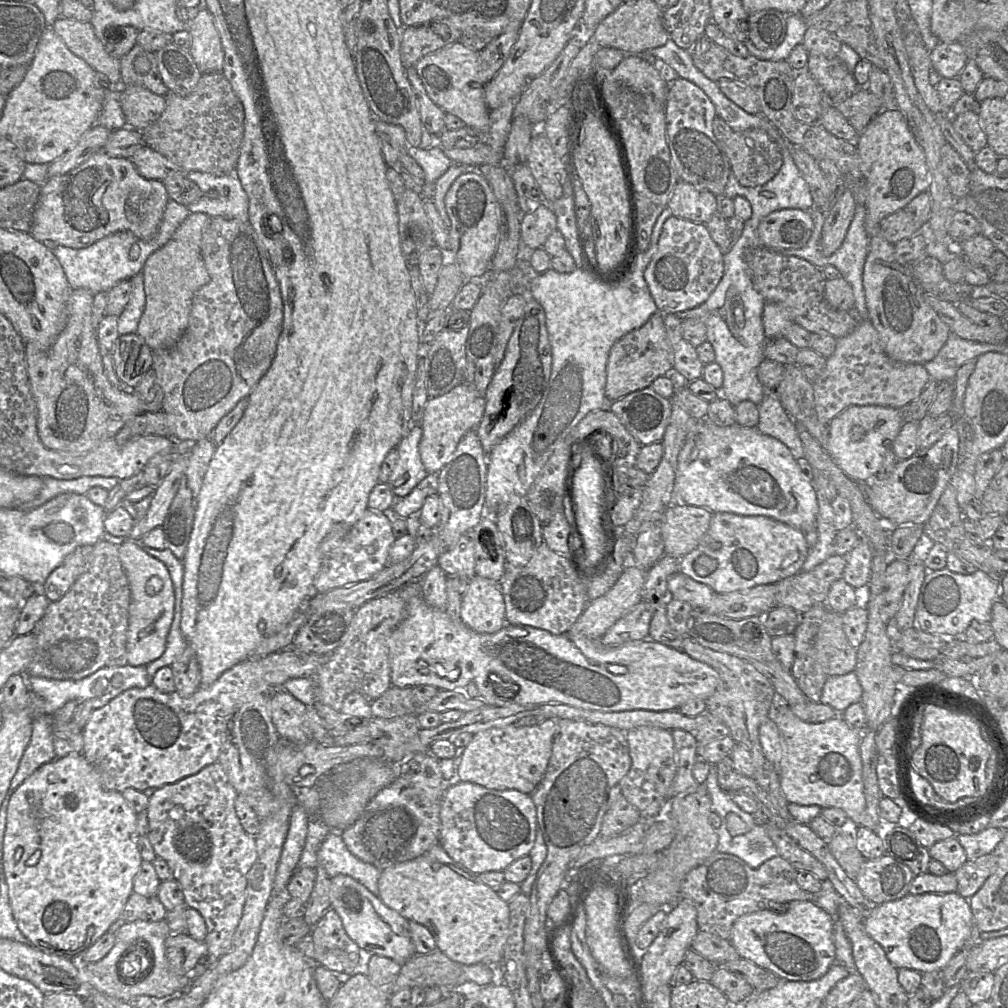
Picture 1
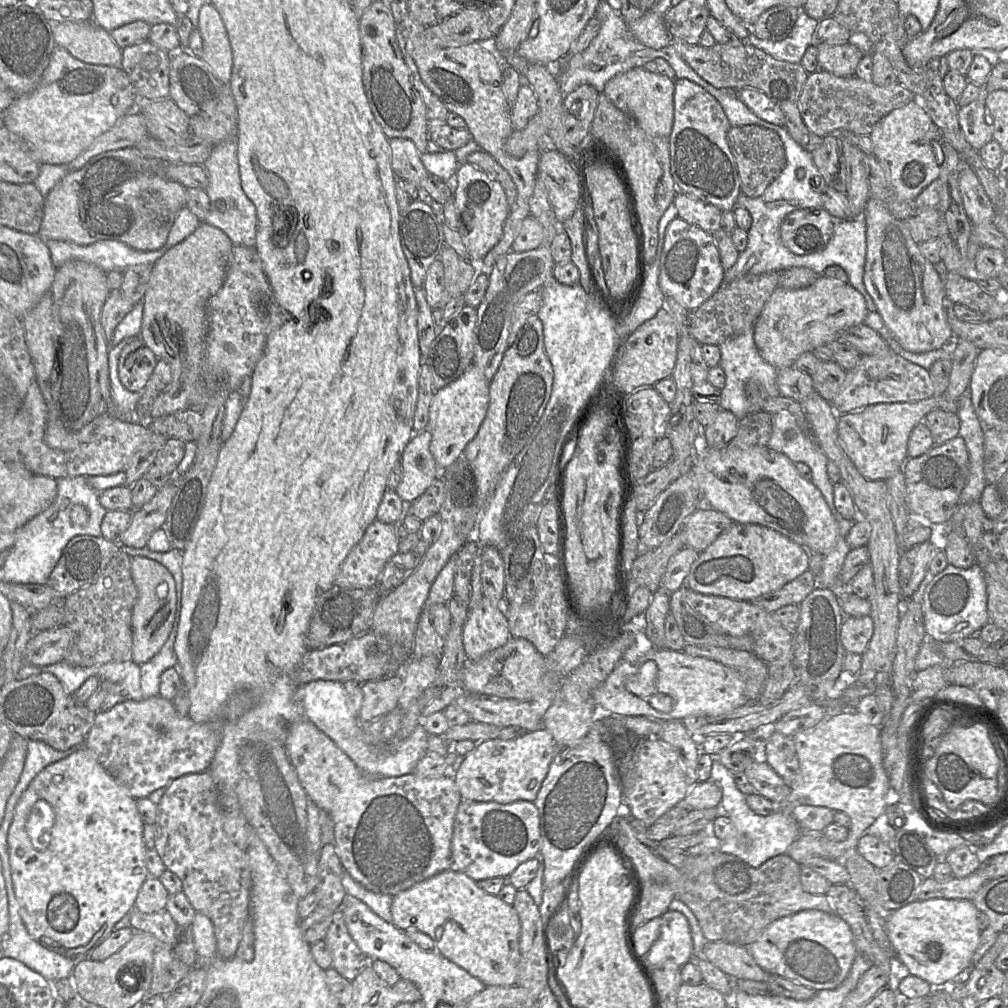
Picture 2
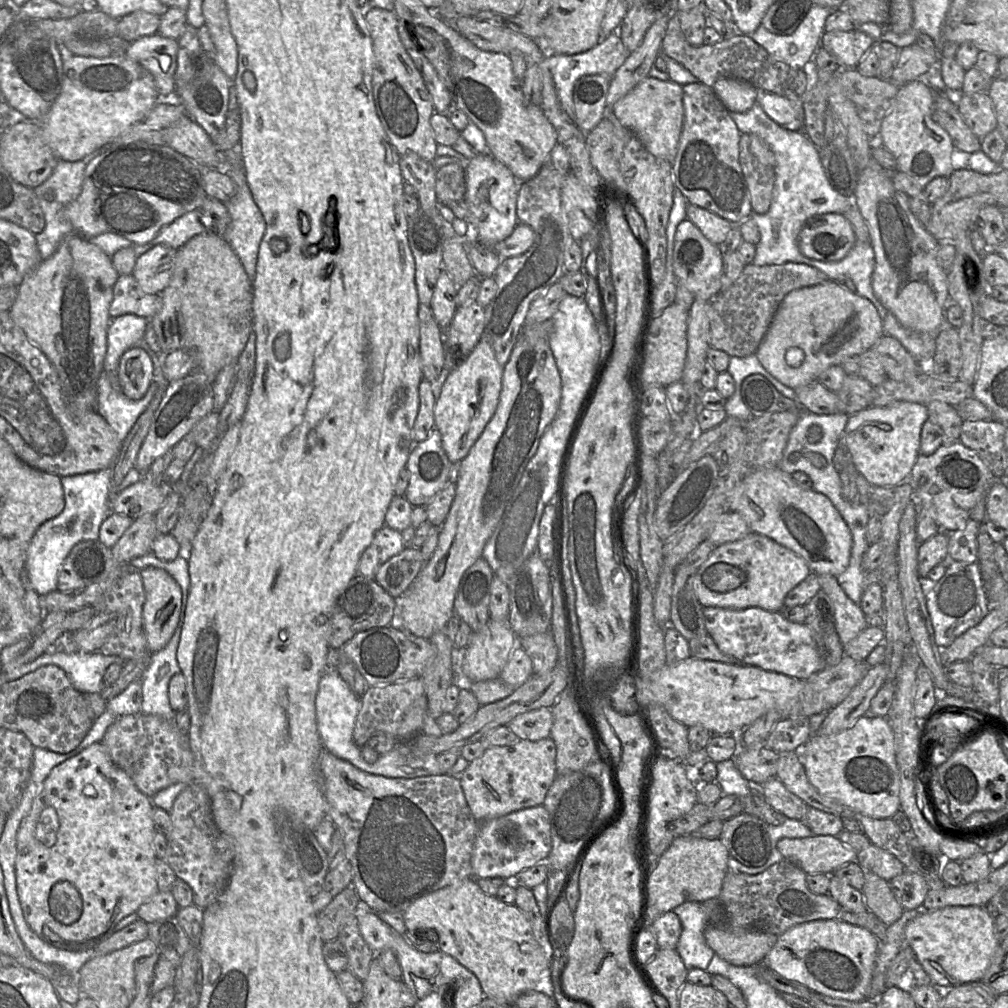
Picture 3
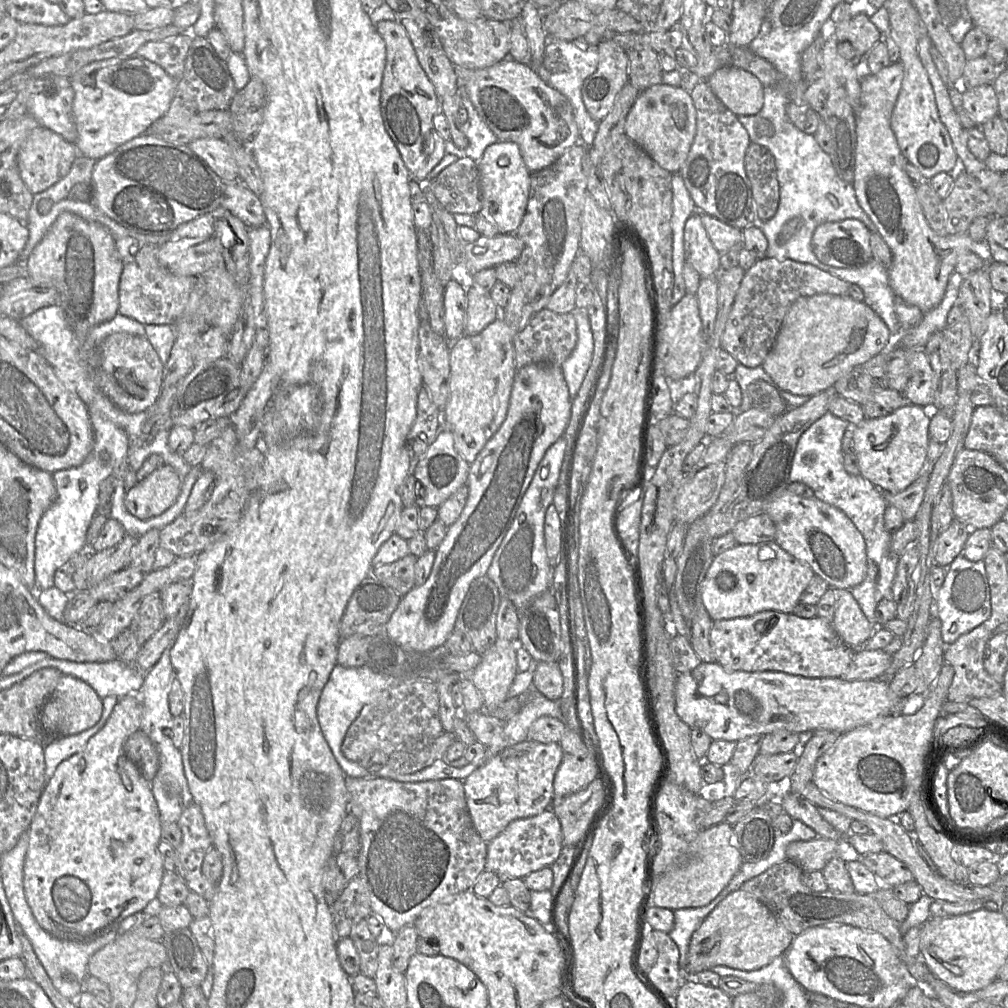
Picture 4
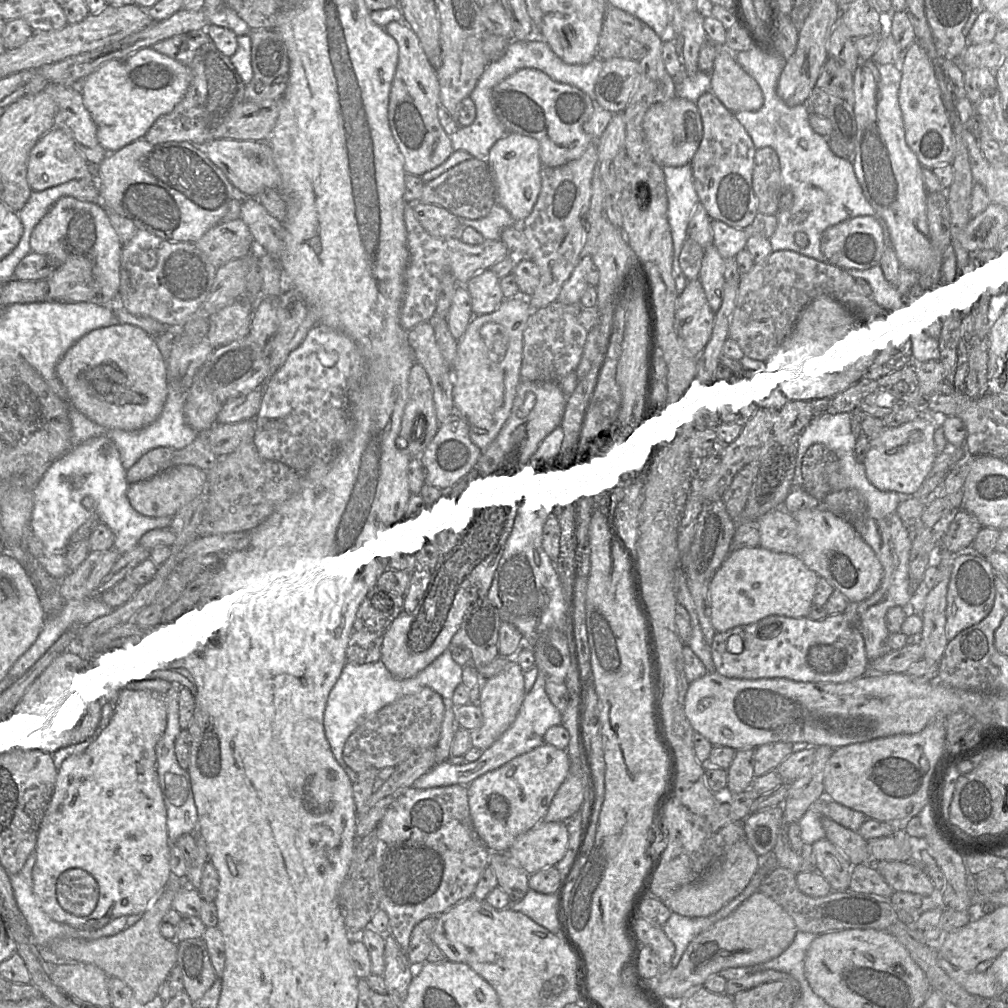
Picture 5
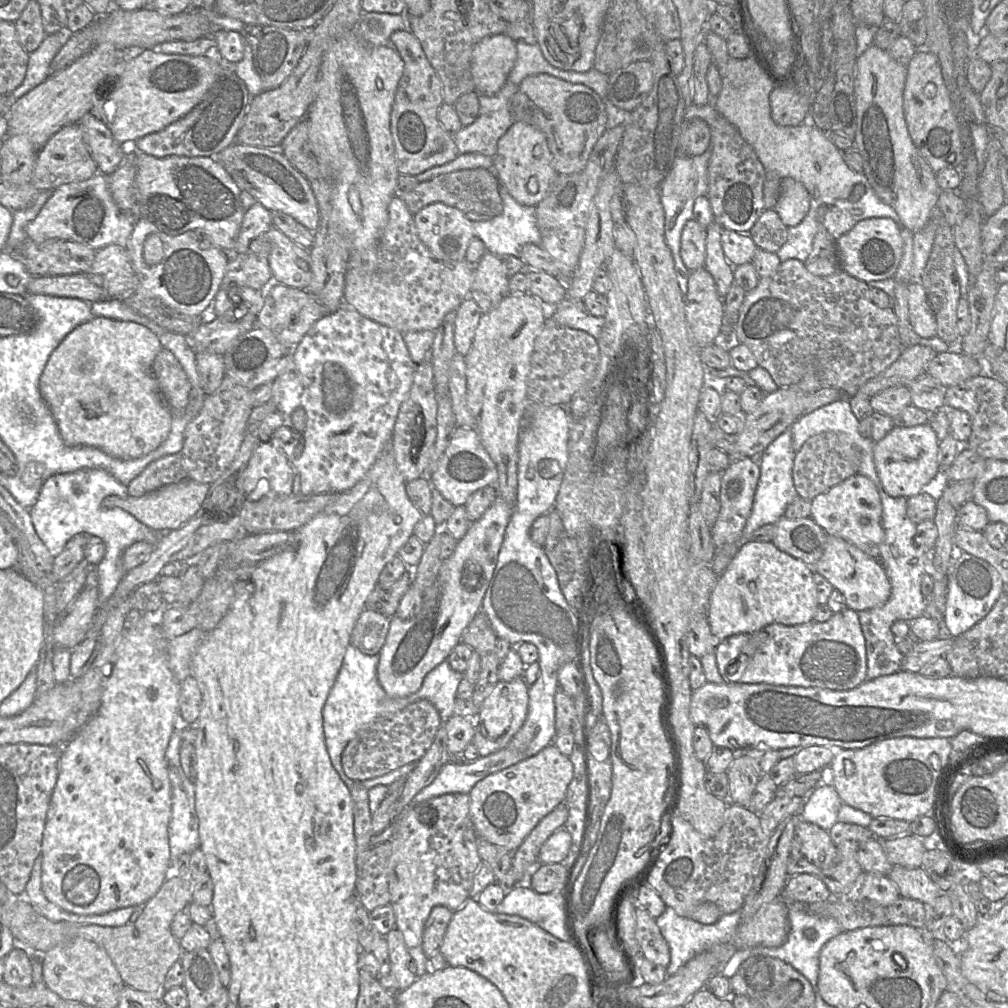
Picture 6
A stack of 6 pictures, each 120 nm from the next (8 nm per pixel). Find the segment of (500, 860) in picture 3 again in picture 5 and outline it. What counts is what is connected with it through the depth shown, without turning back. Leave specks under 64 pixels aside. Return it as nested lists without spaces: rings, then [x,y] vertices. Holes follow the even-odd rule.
[[[541,821],[537,826],[518,837],[507,852],[532,875],[560,862],[569,841],[566,822]]]

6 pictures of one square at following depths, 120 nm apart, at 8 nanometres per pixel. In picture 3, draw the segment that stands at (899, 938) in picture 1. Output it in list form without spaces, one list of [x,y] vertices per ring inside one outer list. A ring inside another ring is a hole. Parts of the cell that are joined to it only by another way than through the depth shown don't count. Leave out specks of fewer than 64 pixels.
[[[985,905],[922,910],[905,926],[905,942],[930,977],[931,985],[949,987],[980,981],[1000,943]]]

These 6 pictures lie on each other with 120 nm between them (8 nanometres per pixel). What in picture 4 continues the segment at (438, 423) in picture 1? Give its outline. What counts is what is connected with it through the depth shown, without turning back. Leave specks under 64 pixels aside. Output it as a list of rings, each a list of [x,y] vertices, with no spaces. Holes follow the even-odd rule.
[[[498,317],[480,333],[472,336],[463,334],[450,342],[449,396],[441,411],[441,420],[453,434],[456,451],[469,464],[475,461],[506,418],[517,371],[514,351],[516,334]]]

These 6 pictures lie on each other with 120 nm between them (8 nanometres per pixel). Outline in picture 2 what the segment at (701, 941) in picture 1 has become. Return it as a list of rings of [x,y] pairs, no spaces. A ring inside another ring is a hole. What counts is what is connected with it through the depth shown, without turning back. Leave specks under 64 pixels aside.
[[[707,941],[703,955],[731,979],[767,982],[771,975],[757,964],[747,947],[741,945],[725,941]]]

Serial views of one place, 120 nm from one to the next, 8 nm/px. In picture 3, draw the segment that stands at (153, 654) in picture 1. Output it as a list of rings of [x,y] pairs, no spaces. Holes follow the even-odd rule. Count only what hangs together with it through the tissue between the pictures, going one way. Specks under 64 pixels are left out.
[[[147,567],[140,570],[145,602],[143,605],[143,627],[147,639],[148,653],[156,653],[169,642],[177,627],[181,604],[182,592],[179,584],[163,569]]]

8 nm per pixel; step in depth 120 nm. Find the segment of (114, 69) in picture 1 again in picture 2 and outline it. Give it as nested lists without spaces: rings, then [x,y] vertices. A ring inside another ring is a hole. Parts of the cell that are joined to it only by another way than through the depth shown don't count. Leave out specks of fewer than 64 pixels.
[[[93,21],[51,22],[51,27],[56,46],[65,49],[74,58],[89,64],[121,68],[121,49],[112,40],[110,32]]]

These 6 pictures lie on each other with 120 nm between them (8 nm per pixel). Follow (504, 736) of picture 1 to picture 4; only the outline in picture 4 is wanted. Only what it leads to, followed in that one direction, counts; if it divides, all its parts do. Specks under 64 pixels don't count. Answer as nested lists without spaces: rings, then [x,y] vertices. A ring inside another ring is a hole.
[[[527,739],[497,753],[463,781],[472,823],[486,843],[512,821],[537,816],[551,807],[554,778],[562,758],[560,743],[543,744]]]

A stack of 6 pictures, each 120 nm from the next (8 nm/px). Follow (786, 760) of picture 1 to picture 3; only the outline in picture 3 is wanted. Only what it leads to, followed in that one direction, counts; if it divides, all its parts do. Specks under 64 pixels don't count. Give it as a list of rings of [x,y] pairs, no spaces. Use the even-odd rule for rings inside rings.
[[[864,715],[848,729],[833,735],[813,734],[800,750],[809,782],[823,796],[874,819],[892,818],[900,810],[900,775],[894,733],[886,717]],[[831,835],[782,838],[777,848],[786,860],[797,864],[806,874],[830,875],[835,869],[856,861],[857,854]]]

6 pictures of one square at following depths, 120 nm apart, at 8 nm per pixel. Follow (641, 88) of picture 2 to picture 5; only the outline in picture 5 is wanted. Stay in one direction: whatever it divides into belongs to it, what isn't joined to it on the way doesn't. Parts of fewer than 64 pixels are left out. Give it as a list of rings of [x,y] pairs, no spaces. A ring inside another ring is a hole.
[[[679,96],[653,104],[644,115],[643,130],[653,160],[661,167],[689,164],[703,136],[702,119],[696,104]]]

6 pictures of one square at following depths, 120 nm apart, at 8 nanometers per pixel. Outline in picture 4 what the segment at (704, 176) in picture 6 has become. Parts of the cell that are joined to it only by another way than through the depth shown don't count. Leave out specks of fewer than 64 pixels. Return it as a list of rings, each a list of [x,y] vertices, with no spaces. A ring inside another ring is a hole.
[[[679,173],[672,174],[671,187],[672,216],[670,224],[673,235],[672,265],[674,275],[671,302],[674,306],[686,295],[682,273],[685,263],[684,226],[688,218],[697,211],[697,208]]]

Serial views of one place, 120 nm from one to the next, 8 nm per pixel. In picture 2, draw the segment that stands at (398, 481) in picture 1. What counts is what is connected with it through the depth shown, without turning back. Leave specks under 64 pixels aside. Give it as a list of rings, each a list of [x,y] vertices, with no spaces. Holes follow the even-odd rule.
[[[414,433],[401,455],[402,479],[395,492],[410,504],[423,494],[437,478],[437,464],[430,453],[431,433]]]

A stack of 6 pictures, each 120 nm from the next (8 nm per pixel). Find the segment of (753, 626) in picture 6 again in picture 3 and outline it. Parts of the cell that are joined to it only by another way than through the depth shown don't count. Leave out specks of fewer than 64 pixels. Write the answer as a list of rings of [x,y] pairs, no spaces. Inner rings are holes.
[[[751,532],[743,539],[715,546],[697,570],[695,592],[703,607],[760,607],[781,612],[786,595],[811,572],[806,561],[792,550],[765,535]]]

